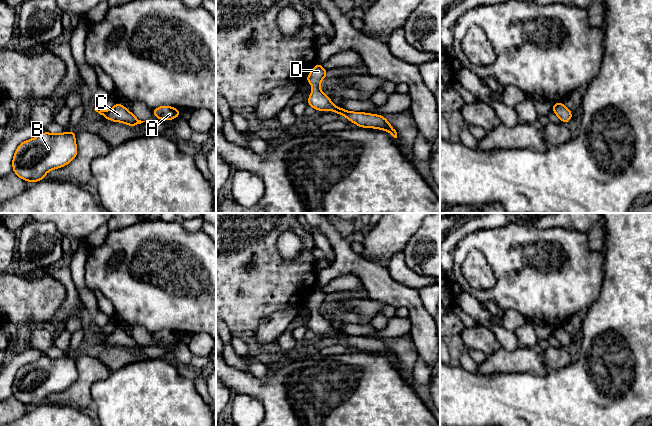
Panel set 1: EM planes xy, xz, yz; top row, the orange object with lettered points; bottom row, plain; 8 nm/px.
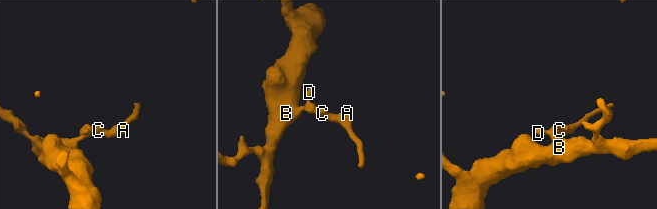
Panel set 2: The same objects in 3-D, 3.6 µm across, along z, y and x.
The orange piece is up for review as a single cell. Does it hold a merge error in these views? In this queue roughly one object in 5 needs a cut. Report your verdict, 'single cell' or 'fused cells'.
single cell

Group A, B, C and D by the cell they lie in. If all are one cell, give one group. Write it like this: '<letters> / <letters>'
A B C D

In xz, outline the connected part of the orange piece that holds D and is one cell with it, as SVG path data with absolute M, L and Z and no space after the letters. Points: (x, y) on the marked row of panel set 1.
M319 62L314 66L306 78L306 82L313 85L313 89L308 98L307 104L315 110L326 111L331 109L333 113L345 116L349 121L354 122L358 127L376 128L387 131L394 138L397 138L396 130L390 125L382 115L375 115L363 112L351 112L344 110L340 106L336 107L330 100L329 95L325 95L320 89L320 83L329 73Z

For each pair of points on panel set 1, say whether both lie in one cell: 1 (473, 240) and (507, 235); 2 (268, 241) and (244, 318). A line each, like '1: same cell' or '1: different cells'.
1: same cell
2: same cell

